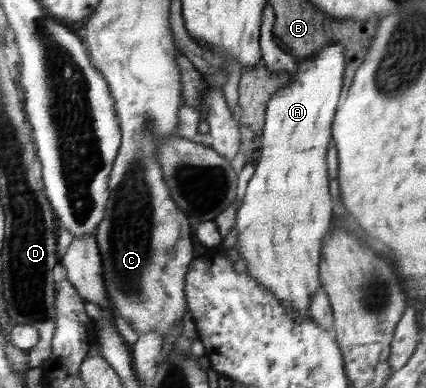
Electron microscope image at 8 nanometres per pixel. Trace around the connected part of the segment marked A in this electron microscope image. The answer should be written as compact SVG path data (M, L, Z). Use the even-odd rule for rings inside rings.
M330 44L324 50L306 61L296 61L297 70L296 76L291 77L290 84L286 88L278 90L267 104L267 112L265 113L265 127L260 134L262 147L258 150L260 158L256 159L255 172L248 182L246 193L242 204L237 211L235 219L235 227L238 230L236 247L239 251L239 256L246 261L247 273L253 277L260 285L265 285L266 289L270 290L282 305L285 305L292 311L309 311L310 298L316 294L316 291L321 289L321 270L320 263L322 260L322 239L328 233L330 227L330 219L332 219L332 197L330 197L330 189L328 189L328 173L326 173L326 151L330 147L330 127L333 127L334 115L336 113L336 105L338 105L338 97L340 95L340 87L344 87L346 55L344 46L340 44Z

